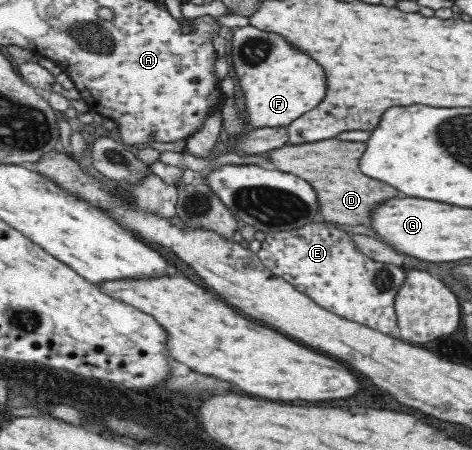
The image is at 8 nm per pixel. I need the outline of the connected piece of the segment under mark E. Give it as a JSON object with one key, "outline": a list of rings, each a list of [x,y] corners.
{"outline":[[[318,222],[278,233],[267,233],[258,251],[262,263],[276,275],[304,292],[326,311],[383,334],[396,335],[394,297],[406,274],[396,265],[370,259],[354,245],[350,233]]]}

